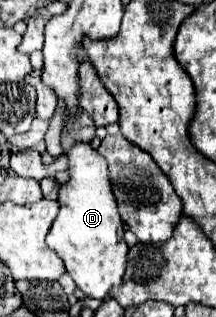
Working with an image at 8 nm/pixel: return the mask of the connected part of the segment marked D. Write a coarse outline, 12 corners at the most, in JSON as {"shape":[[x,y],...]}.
{"shape":[[87,141],[47,245],[77,289],[105,299],[129,247],[103,157]]}

